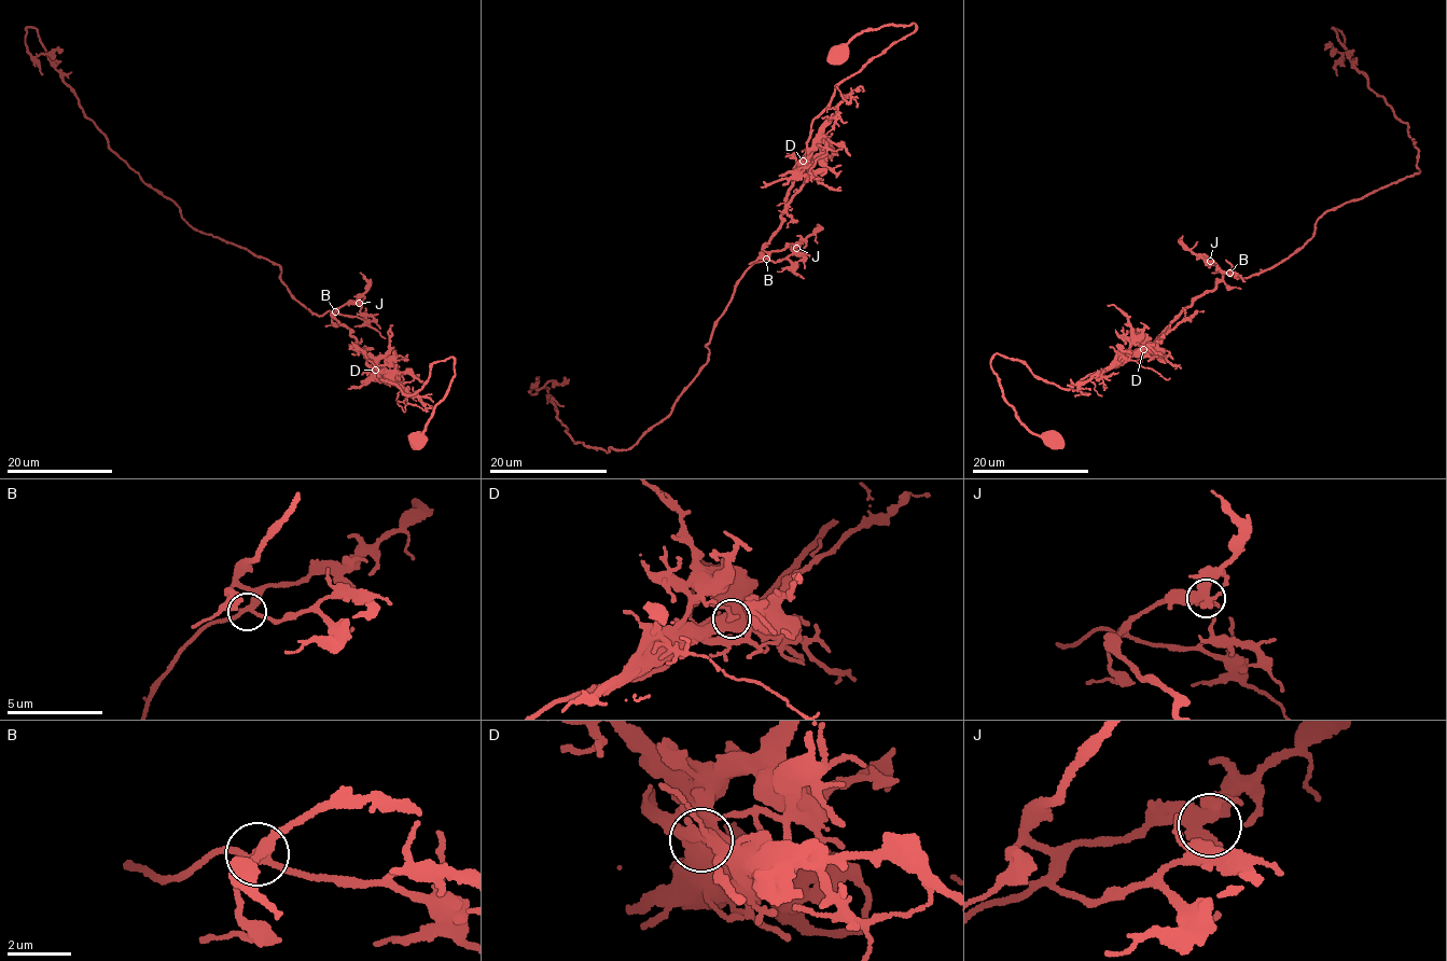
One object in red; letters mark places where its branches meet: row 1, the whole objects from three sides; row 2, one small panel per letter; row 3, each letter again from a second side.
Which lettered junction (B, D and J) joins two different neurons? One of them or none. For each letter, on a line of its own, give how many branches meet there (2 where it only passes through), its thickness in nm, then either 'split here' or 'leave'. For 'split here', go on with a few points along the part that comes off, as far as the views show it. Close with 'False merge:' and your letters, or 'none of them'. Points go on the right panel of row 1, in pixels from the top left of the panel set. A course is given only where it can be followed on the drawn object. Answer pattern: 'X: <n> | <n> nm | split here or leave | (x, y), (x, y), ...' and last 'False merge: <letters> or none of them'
B: 4 | 280 nm | leave
D: 4 | 550 nm | split here | (1143, 349), (1129, 318), (1113, 305), (1108, 306)
J: 4 | 440 nm | leave
False merge: D

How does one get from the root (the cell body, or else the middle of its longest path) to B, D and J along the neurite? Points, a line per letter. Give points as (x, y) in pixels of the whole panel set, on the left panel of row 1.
B: (419, 437), (450, 382), (454, 359), (433, 363), (421, 387), (406, 395), (366, 363), (335, 311)
D: (419, 437), (450, 382), (454, 359), (433, 363), (421, 387), (407, 394), (383, 380), (375, 370)
J: (419, 437), (450, 382), (454, 359), (433, 363), (421, 387), (406, 395), (380, 378), (332, 315), (359, 303)

